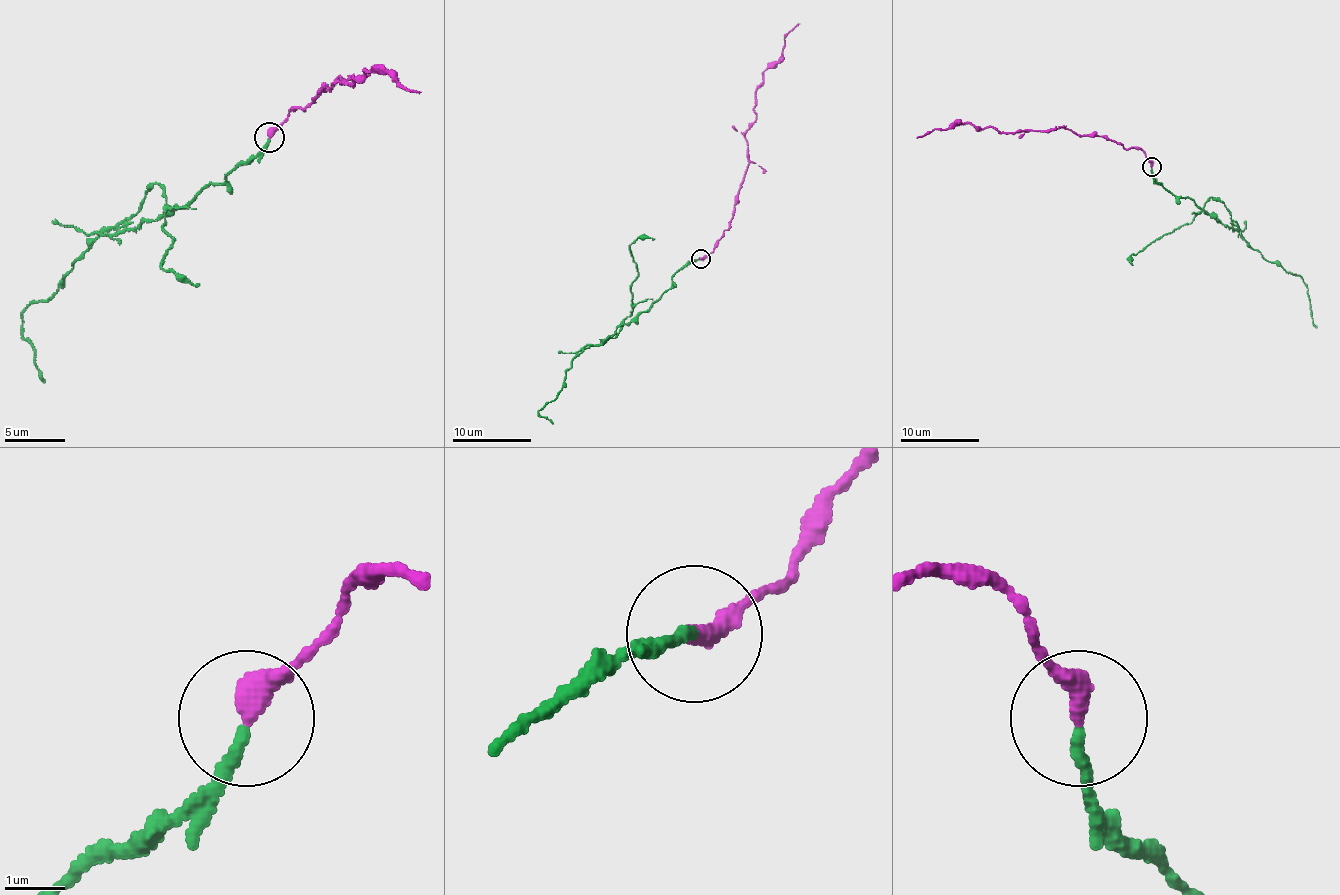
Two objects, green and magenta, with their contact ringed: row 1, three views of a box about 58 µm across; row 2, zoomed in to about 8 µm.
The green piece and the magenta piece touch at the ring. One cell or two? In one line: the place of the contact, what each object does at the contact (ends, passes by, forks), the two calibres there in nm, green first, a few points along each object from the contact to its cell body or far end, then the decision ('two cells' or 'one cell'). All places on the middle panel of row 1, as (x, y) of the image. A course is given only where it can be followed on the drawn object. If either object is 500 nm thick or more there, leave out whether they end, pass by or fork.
place (700, 258); green ends; magenta ends; calibres 200 and 400 nm; course green (700, 259), (684, 265), (647, 310), (598, 345), (586, 347), (566, 373), (564, 387), (539, 414), (553, 424); course magenta (700, 259), (731, 222), (747, 170), (745, 131), (755, 119), (755, 90), (800, 23); two cells

